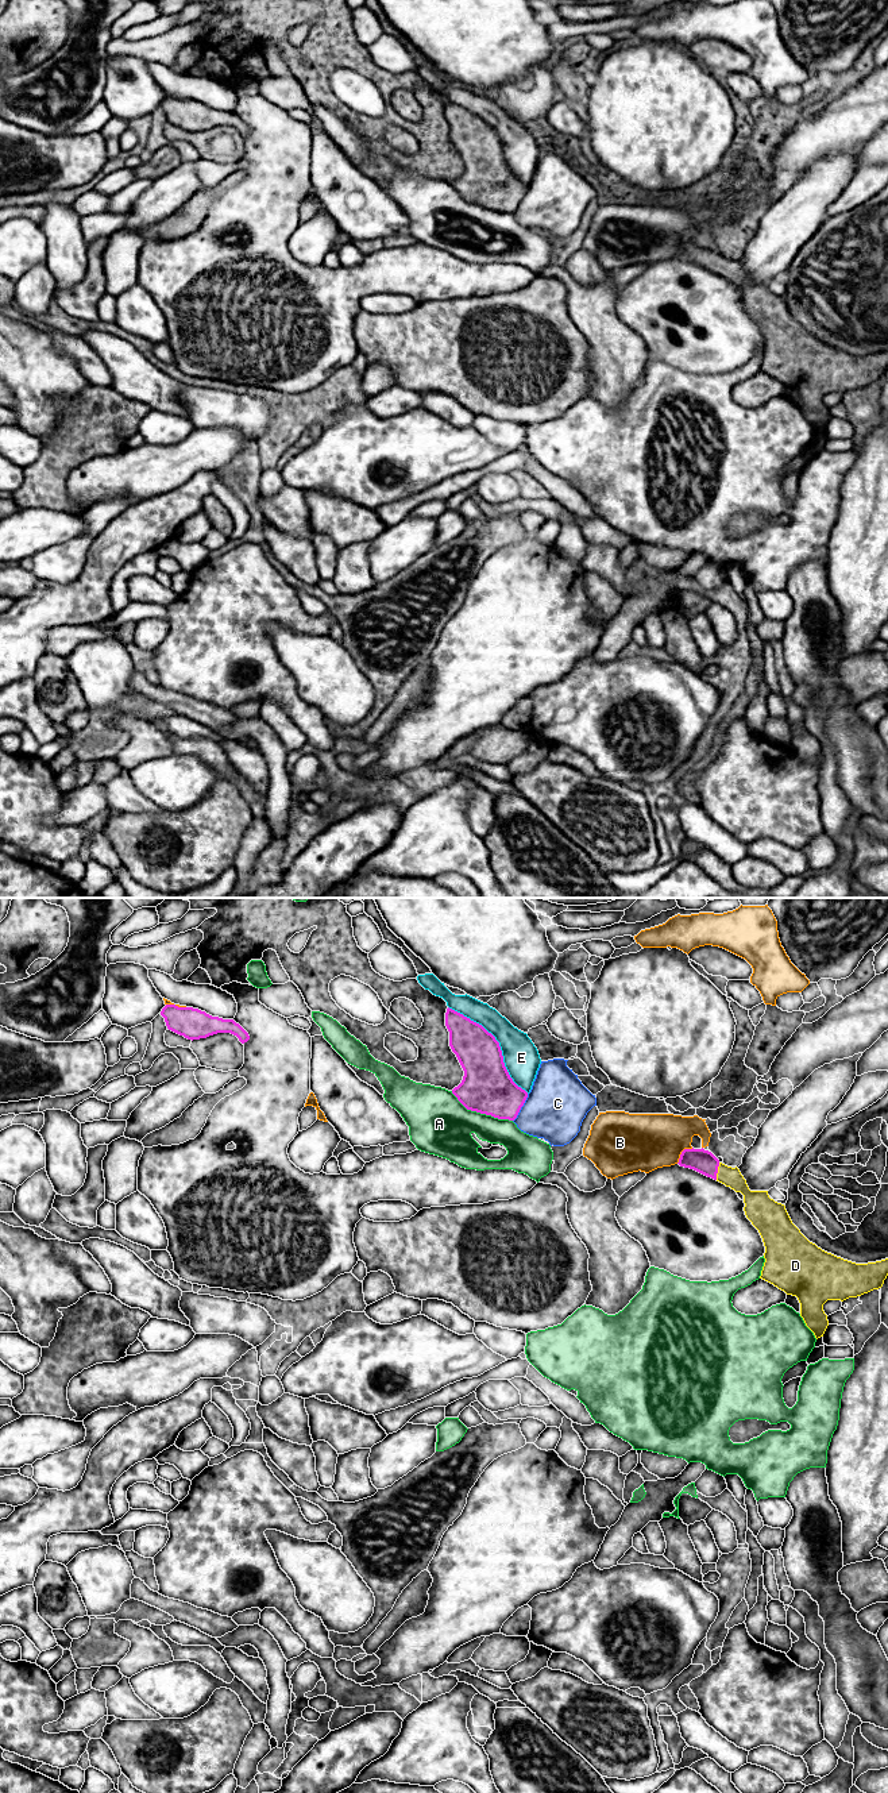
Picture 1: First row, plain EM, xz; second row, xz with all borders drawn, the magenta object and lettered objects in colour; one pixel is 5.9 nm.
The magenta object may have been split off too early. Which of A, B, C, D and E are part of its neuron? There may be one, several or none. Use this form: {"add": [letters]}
{"add": ["D"]}

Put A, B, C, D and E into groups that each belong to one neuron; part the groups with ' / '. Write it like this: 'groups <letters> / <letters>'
groups A / B / C / D / E

